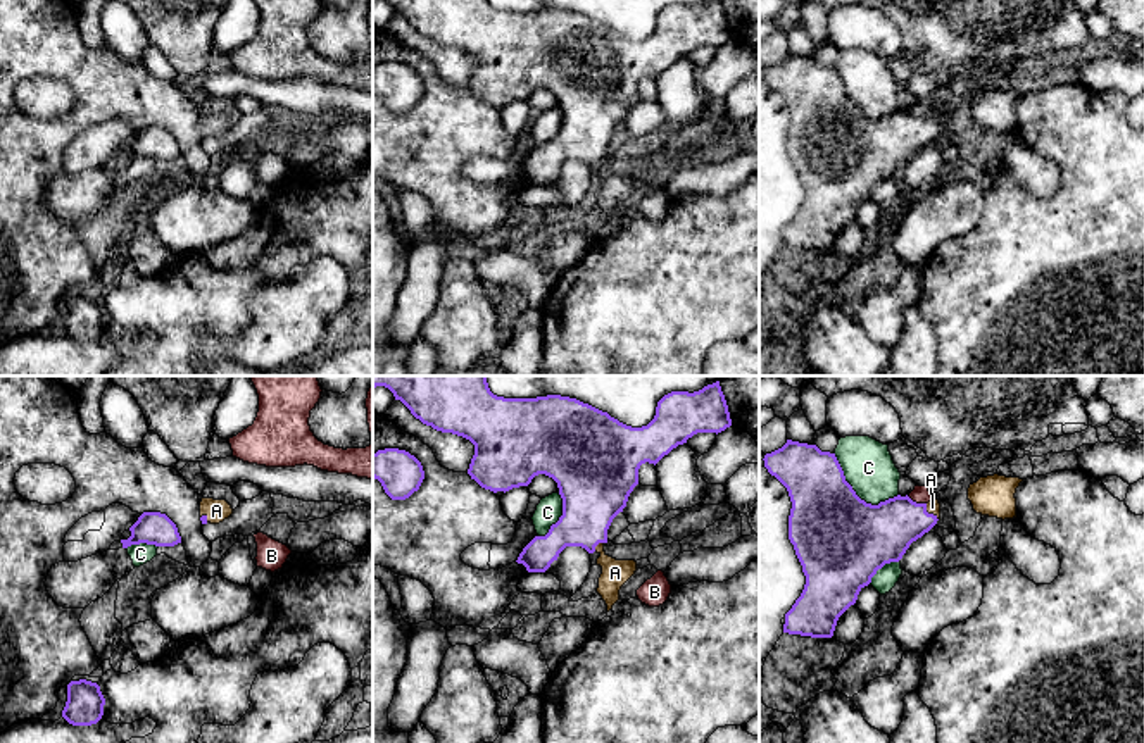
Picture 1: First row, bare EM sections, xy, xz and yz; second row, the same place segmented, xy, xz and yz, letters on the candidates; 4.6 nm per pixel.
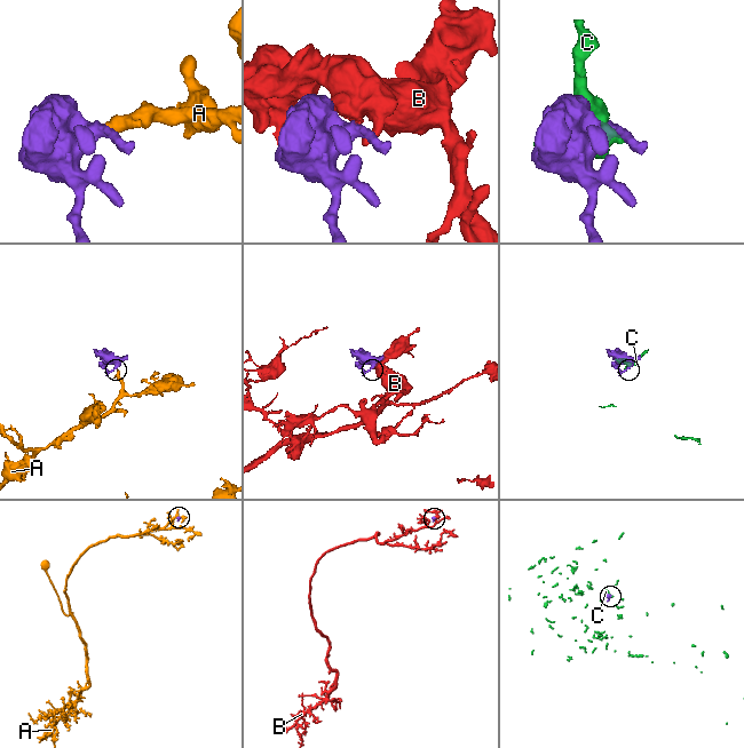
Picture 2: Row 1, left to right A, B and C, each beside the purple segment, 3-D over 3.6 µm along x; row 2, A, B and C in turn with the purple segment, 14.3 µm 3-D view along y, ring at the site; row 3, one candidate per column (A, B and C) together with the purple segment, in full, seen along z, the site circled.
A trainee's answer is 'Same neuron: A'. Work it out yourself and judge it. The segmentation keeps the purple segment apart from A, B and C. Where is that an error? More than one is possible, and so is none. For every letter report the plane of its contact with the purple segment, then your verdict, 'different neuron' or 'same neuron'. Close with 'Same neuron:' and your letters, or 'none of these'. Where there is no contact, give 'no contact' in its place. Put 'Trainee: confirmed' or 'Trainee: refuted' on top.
Trainee: confirmed
A: yz | same neuron
B: yz | different neuron
C: yz | different neuron
Same neuron: A

